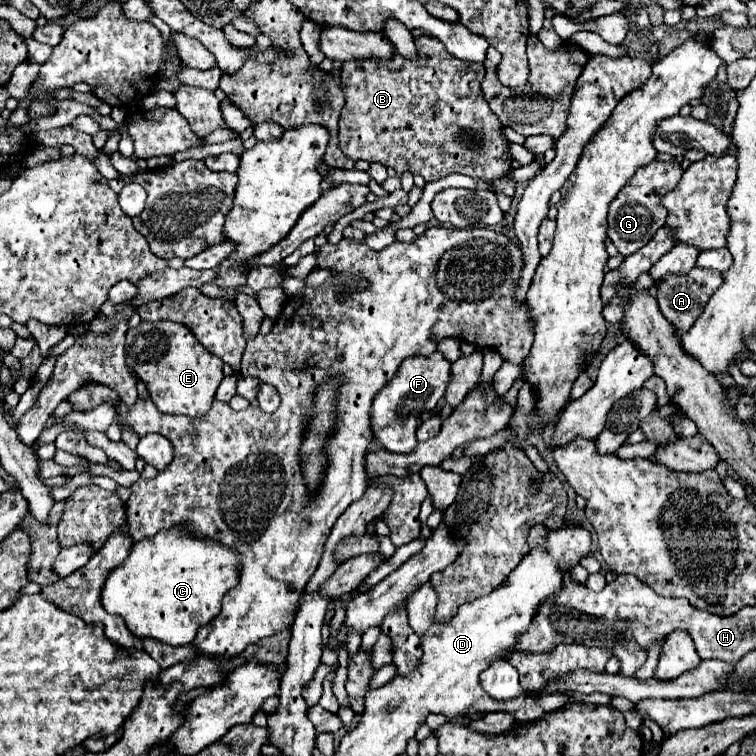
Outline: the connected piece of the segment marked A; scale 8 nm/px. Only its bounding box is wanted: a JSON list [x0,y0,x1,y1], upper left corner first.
[656,268,722,330]

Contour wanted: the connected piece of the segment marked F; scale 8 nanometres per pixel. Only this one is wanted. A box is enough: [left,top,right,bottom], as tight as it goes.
[372,350,452,454]

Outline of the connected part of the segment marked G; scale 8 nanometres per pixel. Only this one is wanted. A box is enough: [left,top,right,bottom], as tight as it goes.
[608,160,684,256]

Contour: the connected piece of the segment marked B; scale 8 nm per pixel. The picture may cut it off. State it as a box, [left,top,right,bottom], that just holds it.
[338,34,514,196]

